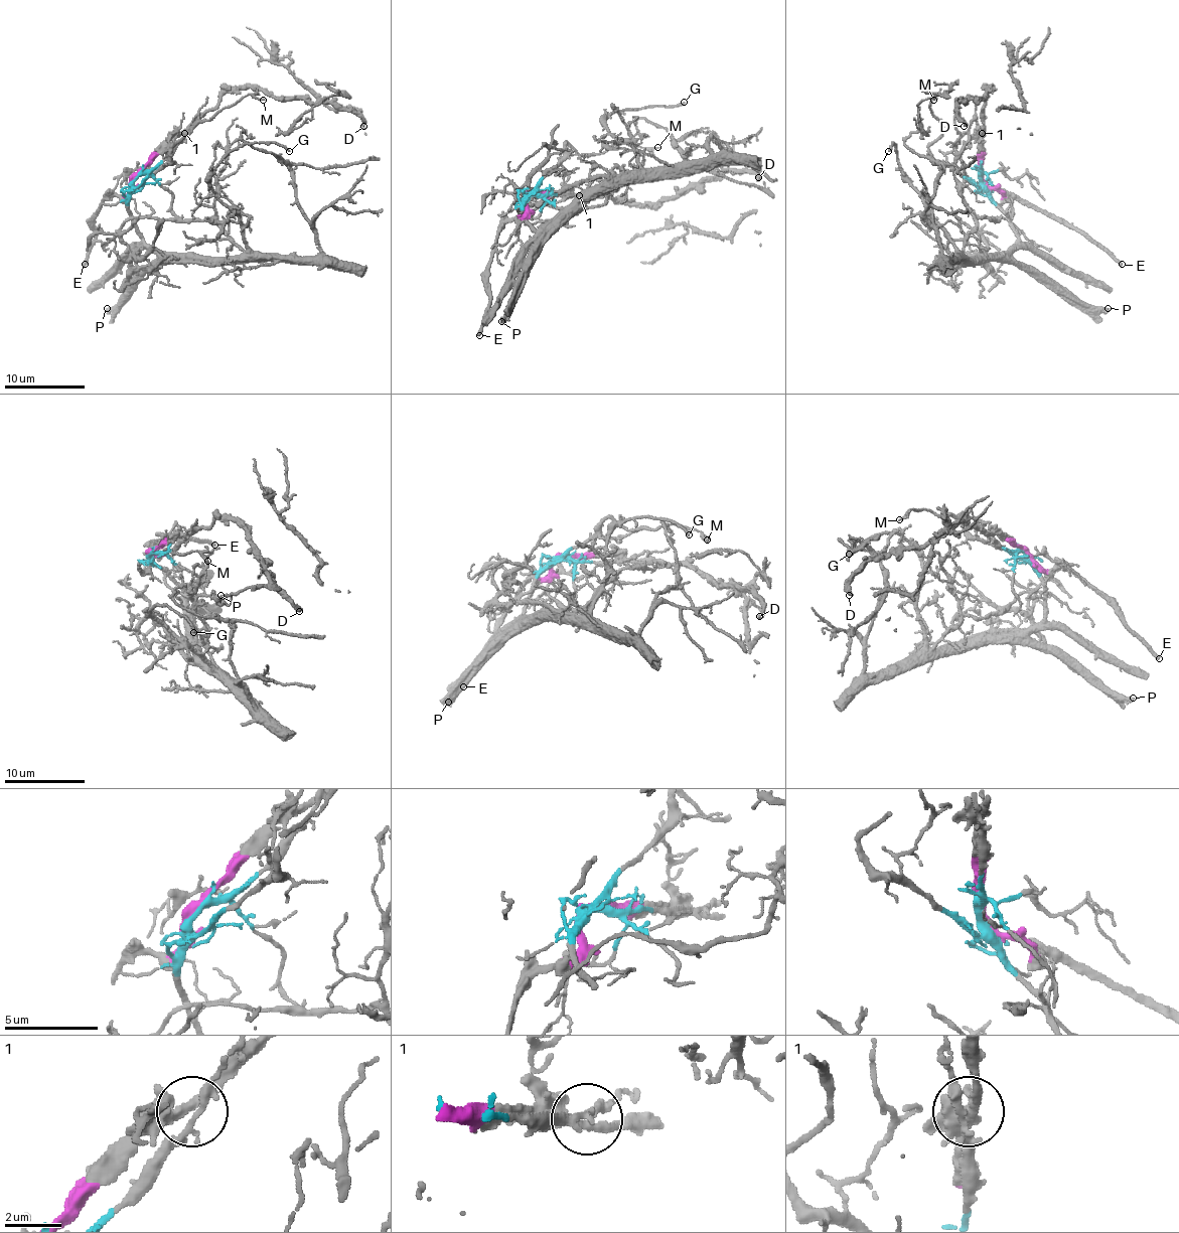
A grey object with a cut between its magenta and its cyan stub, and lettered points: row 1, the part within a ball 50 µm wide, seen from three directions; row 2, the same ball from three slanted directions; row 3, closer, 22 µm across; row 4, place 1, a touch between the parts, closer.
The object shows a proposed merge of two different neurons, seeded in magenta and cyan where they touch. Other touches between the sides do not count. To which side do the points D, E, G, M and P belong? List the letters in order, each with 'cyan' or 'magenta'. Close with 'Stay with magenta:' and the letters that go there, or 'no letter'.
D: magenta
E: magenta
G: cyan
M: cyan
P: cyan
Stay with magenta: D, E

